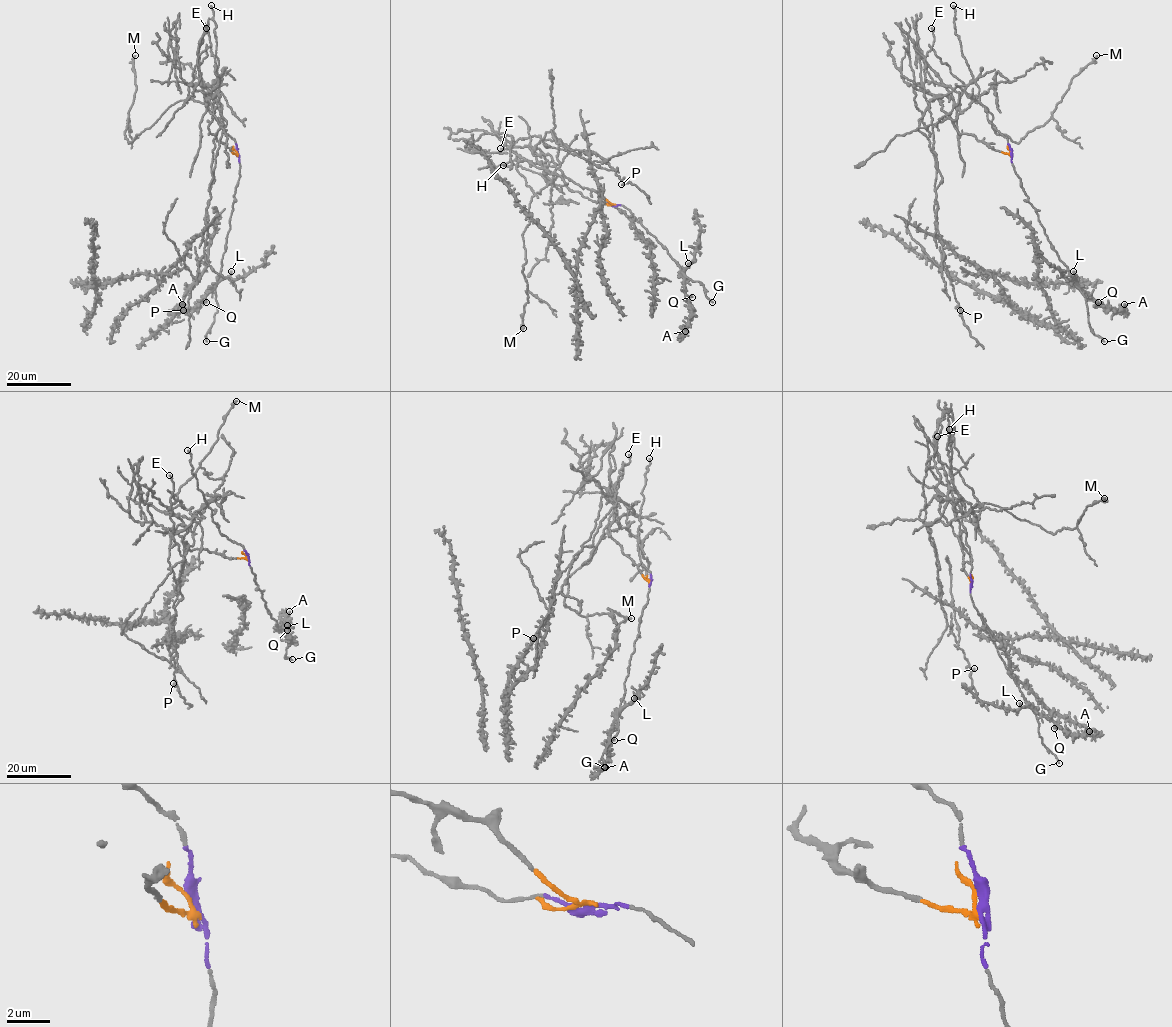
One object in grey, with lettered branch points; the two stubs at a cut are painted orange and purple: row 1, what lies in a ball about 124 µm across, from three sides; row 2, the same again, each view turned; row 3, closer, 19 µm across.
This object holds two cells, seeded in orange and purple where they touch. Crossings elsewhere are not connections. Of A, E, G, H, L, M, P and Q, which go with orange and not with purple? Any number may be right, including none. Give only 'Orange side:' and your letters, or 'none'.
Orange side: E, M, P

